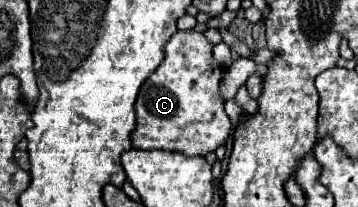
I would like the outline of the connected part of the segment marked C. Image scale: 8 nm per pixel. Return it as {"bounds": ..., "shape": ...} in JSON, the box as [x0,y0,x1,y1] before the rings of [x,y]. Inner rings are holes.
{"bounds":[133,31,231,157],"shape":[[[177,31],[165,45],[163,63],[139,91],[133,147],[177,151],[187,157],[205,157],[221,147],[231,131],[231,121],[223,111],[225,99],[219,91],[221,79],[223,67],[213,59],[213,45],[207,37],[199,31]]]}

